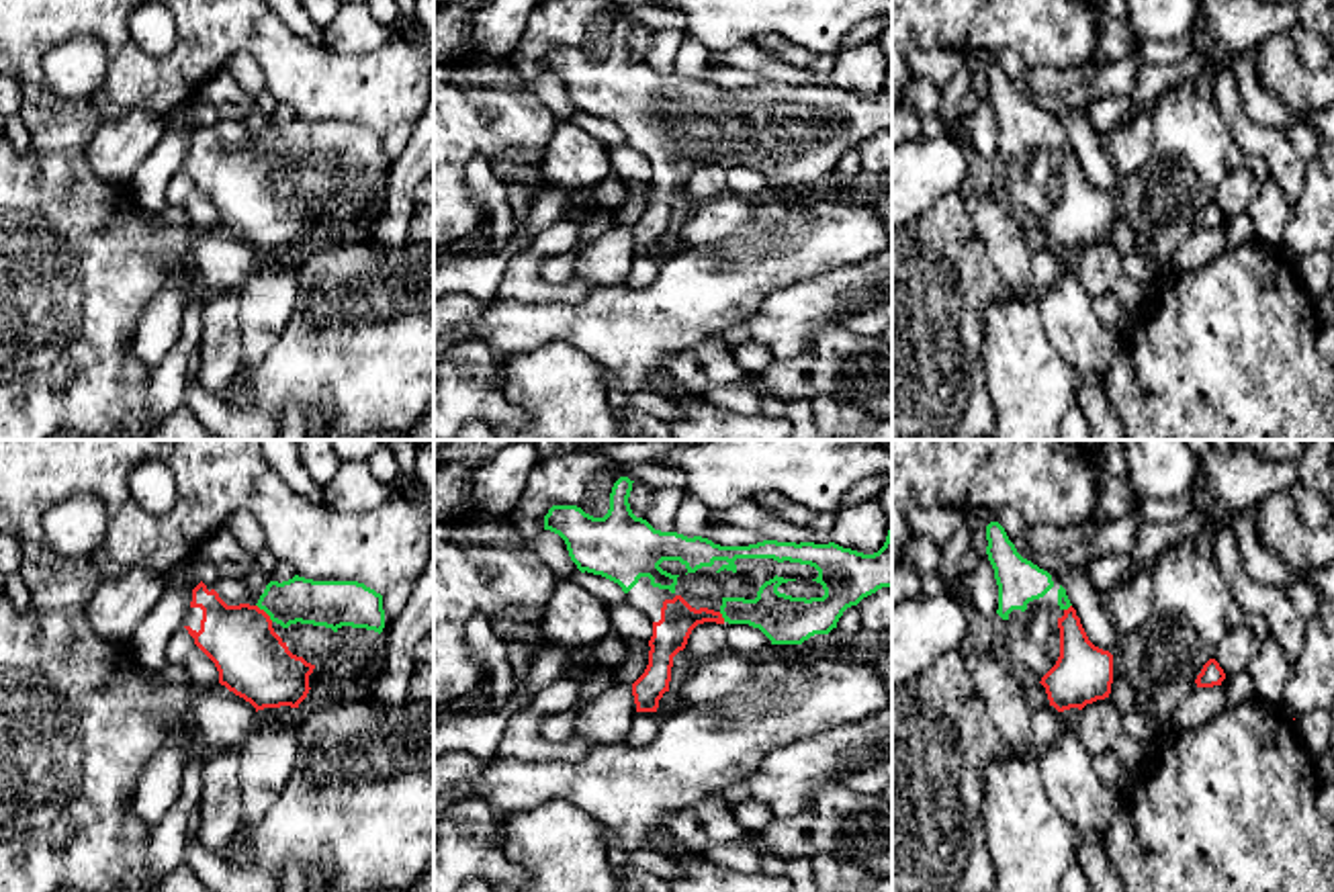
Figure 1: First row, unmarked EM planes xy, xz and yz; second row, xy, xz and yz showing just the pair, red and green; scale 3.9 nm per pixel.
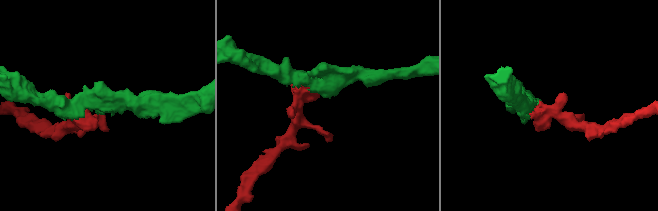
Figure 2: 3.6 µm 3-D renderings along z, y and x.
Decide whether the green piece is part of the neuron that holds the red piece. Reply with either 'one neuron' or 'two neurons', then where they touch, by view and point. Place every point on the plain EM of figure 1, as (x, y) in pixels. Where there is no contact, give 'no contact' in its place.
one neuron; meets red in xy at (264, 154)

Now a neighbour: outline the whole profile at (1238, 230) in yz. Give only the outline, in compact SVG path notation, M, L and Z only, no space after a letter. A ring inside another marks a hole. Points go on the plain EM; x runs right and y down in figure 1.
M1246 211L1234 217L1226 217L1226 221L1221 223L1221 229L1224 229L1224 239L1226 239L1226 250L1234 250L1238 246L1244 246L1256 239L1252 221Z

